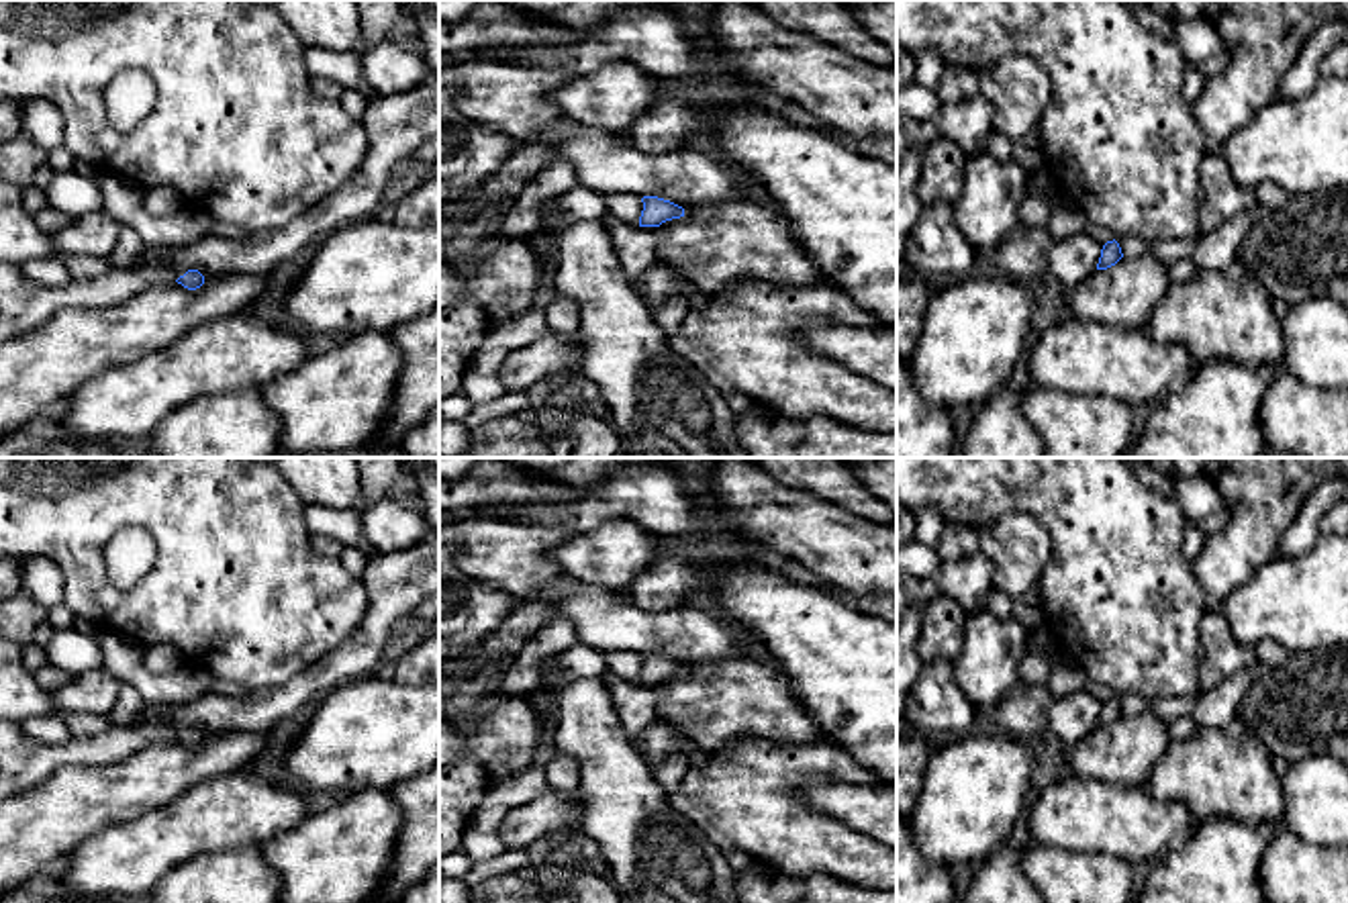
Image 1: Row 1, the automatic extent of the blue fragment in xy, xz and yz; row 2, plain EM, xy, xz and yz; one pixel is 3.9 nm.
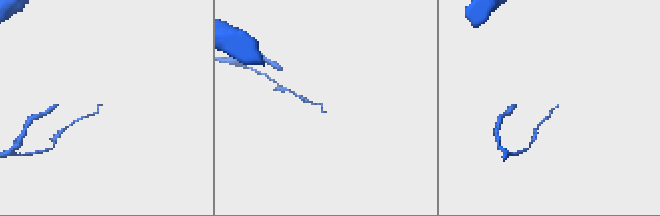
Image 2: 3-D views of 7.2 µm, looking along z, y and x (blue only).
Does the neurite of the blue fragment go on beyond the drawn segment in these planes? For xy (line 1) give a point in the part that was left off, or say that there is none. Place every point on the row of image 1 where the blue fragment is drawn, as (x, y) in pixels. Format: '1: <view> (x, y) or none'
1: none

